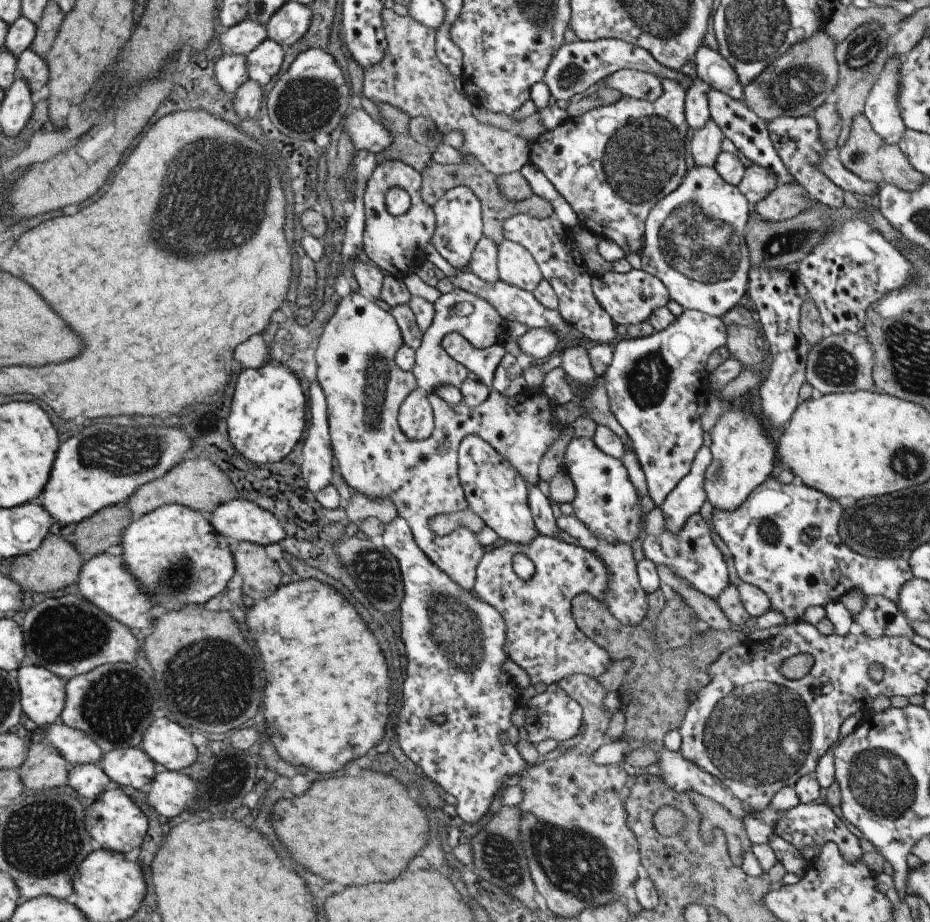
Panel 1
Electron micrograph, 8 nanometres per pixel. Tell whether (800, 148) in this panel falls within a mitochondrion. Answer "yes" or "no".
no

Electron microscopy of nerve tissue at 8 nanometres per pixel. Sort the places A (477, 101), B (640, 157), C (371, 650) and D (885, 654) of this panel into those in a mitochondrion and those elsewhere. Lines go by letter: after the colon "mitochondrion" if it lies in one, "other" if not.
A: other
B: mitochondrion
C: other
D: other

